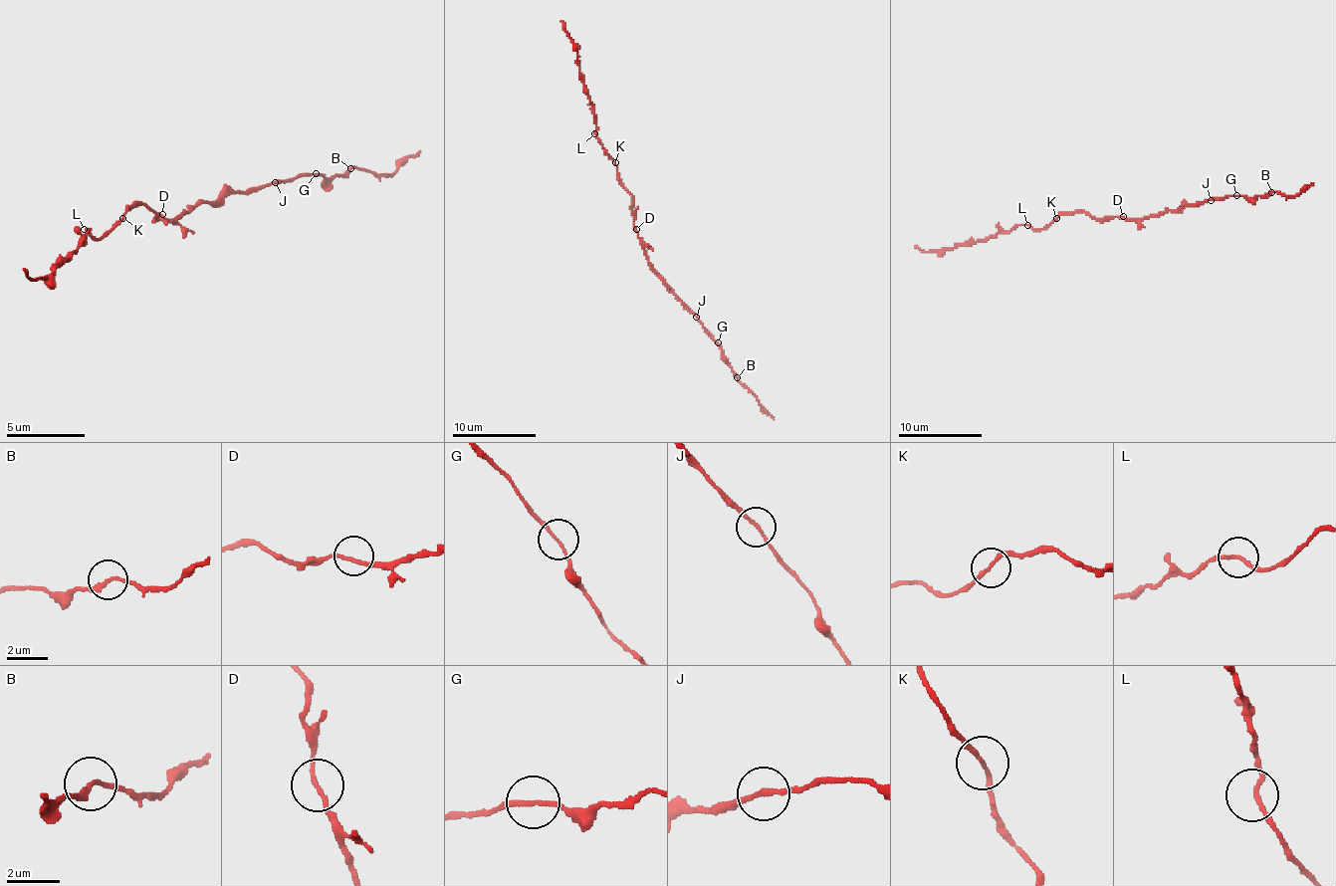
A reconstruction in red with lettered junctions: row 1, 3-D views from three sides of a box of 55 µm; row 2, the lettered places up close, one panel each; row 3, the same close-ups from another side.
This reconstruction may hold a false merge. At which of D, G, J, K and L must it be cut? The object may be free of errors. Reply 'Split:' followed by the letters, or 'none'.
Split: none

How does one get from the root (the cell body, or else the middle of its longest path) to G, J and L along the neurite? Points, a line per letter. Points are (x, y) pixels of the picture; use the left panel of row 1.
G: (162, 218), (177, 218), (201, 202), (221, 202), (228, 194), (252, 194), (272, 182), (315, 174)
J: (162, 218), (177, 218), (201, 202), (221, 202), (228, 194), (252, 194), (275, 182)
L: (162, 218), (158, 214), (154, 218), (146, 206), (130, 206), (100, 237), (92, 237), (84, 229)

